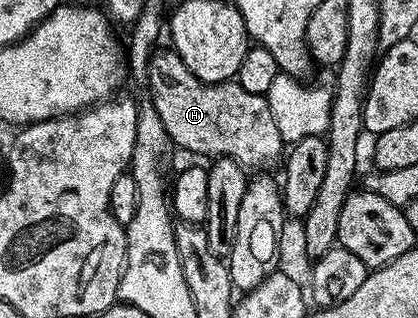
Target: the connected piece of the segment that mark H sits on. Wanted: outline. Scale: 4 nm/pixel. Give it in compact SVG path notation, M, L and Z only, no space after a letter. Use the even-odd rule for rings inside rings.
M159 54L150 57L149 78L152 100L171 143L190 154L203 154L206 160L231 158L254 172L265 171L283 157L280 128L276 128L276 116L272 116L265 94L248 92L236 80L205 82L188 72L188 64L162 62Z

